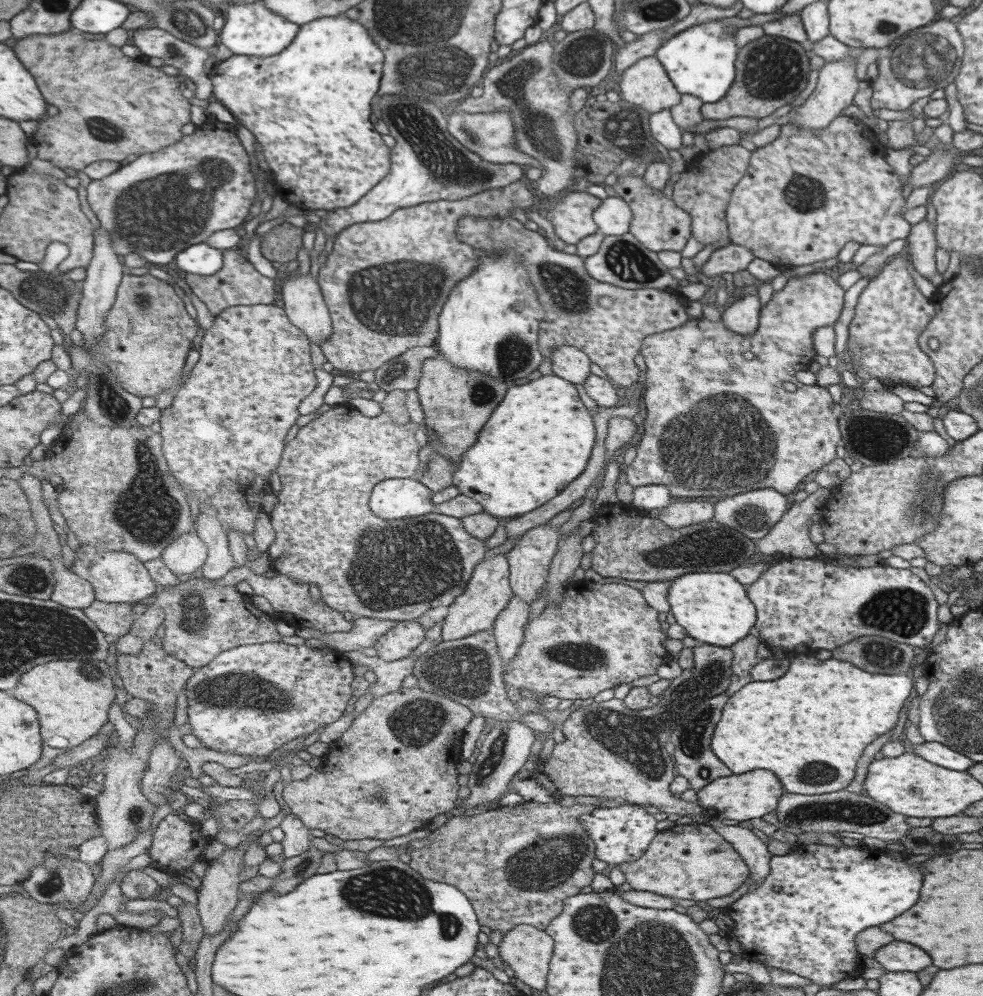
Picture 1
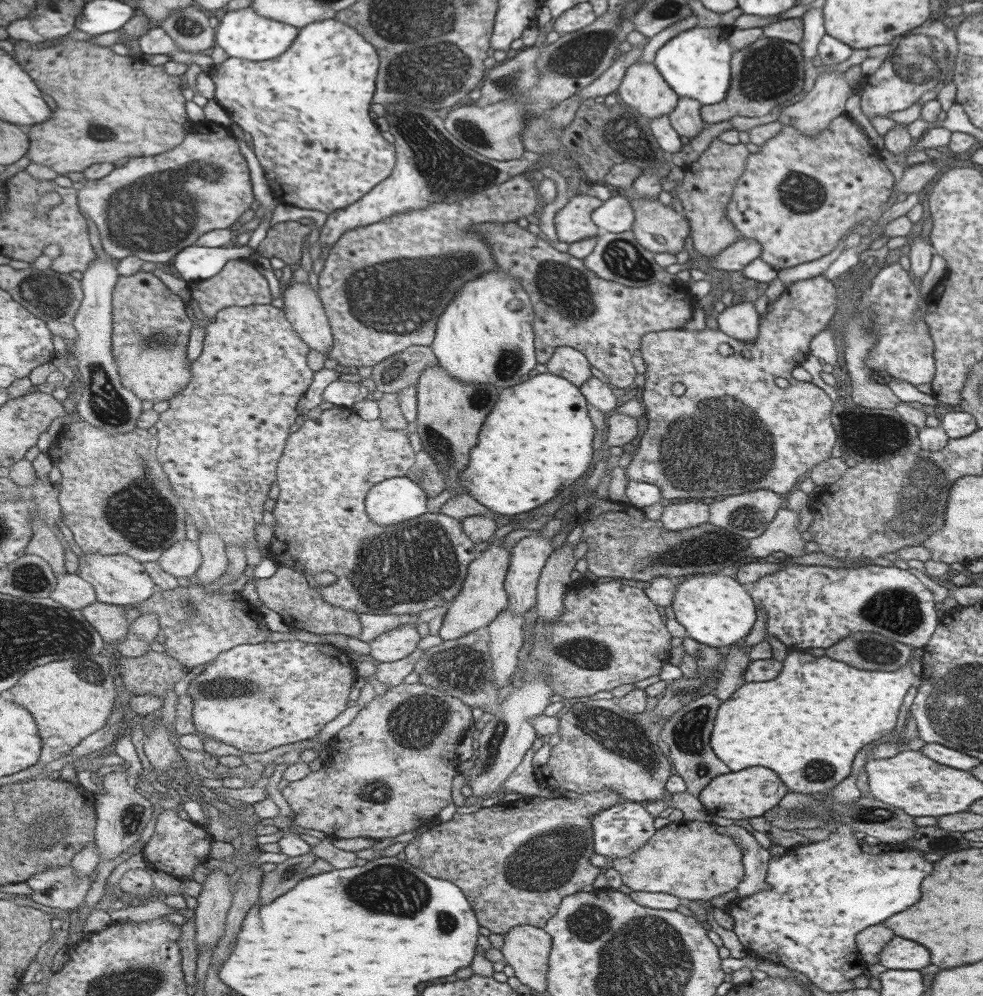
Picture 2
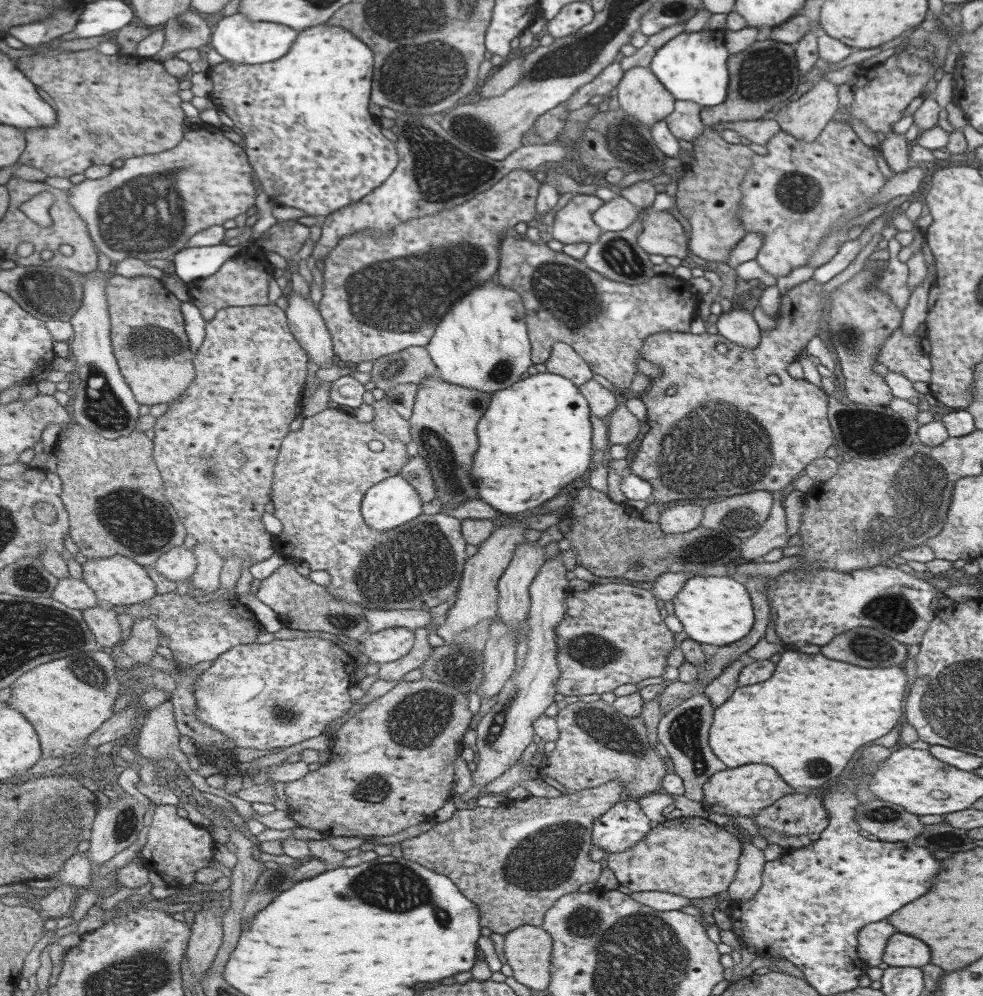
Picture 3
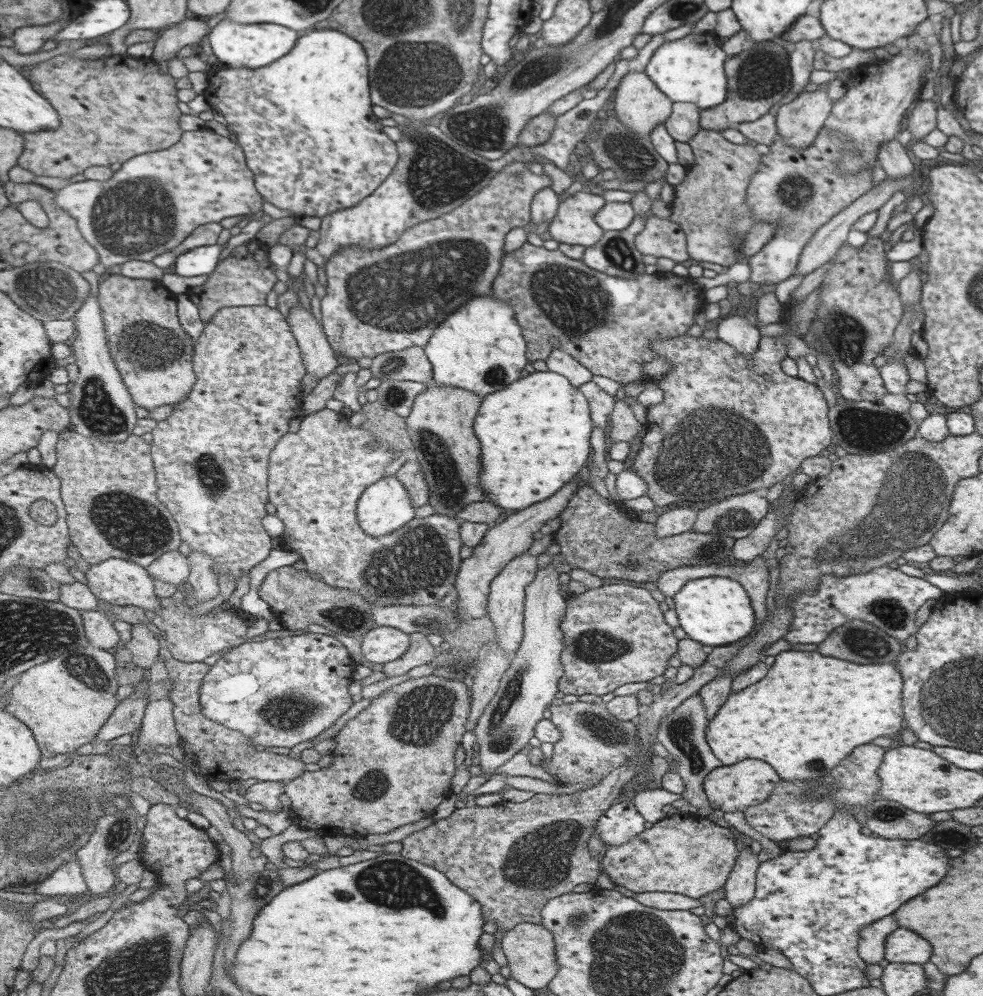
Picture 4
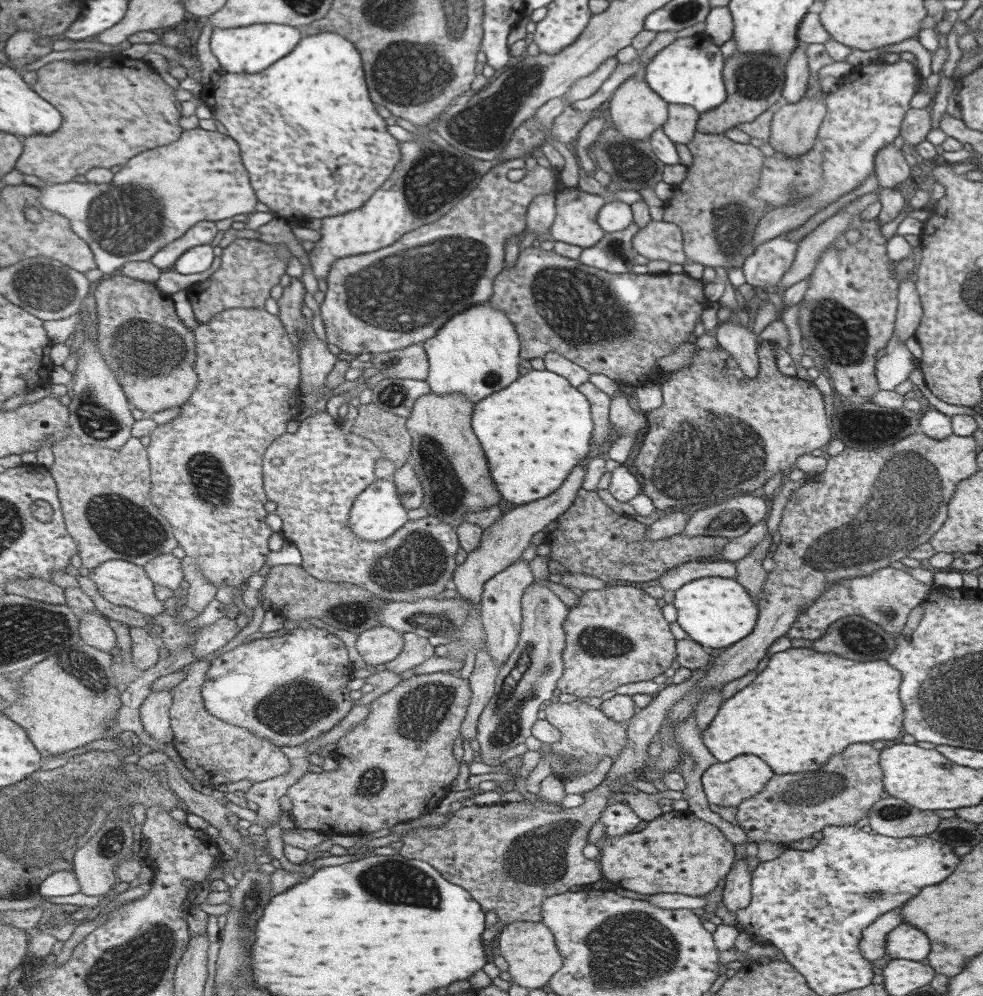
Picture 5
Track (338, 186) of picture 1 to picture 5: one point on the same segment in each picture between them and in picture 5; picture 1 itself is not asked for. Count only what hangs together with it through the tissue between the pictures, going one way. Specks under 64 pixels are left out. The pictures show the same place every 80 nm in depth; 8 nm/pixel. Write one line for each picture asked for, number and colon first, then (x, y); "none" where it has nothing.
2: (329, 77)
3: (320, 92)
4: (346, 157)
5: (316, 102)

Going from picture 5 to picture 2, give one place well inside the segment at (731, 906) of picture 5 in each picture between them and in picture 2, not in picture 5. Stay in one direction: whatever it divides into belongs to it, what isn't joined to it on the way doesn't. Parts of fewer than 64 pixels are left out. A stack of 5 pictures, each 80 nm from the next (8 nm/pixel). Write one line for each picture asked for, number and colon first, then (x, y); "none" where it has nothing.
2: (755, 859)
3: (747, 880)
4: (740, 886)

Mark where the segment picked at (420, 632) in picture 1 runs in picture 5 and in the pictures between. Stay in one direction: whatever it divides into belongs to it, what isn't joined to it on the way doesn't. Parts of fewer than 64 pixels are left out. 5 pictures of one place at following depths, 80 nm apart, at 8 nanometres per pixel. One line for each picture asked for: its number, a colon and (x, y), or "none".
2: (401, 641)
3: (386, 645)
4: (383, 644)
5: (381, 644)

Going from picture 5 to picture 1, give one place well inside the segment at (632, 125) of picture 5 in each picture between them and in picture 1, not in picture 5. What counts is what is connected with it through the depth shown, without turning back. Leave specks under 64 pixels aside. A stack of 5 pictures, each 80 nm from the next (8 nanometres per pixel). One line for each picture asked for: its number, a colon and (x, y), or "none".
1: (645, 84)
2: (642, 87)
3: (641, 95)
4: (638, 103)

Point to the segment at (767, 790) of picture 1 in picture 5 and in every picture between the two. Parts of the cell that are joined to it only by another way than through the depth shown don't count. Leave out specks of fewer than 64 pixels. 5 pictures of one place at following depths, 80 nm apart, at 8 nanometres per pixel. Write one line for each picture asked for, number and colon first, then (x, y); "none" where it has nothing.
2: (739, 795)
3: (743, 791)
4: (733, 788)
5: (726, 784)

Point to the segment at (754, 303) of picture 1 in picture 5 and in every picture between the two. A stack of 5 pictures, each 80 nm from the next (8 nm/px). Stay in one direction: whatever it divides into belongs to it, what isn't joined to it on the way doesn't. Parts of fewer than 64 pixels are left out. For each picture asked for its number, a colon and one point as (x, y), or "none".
2: (740, 321)
3: (736, 325)
4: (736, 331)
5: (738, 341)

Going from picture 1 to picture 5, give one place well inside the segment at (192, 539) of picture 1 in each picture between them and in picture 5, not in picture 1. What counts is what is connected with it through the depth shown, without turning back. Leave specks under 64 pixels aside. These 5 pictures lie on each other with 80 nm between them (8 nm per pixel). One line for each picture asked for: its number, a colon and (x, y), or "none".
2: (182, 560)
3: (180, 563)
4: (173, 567)
5: (166, 570)

